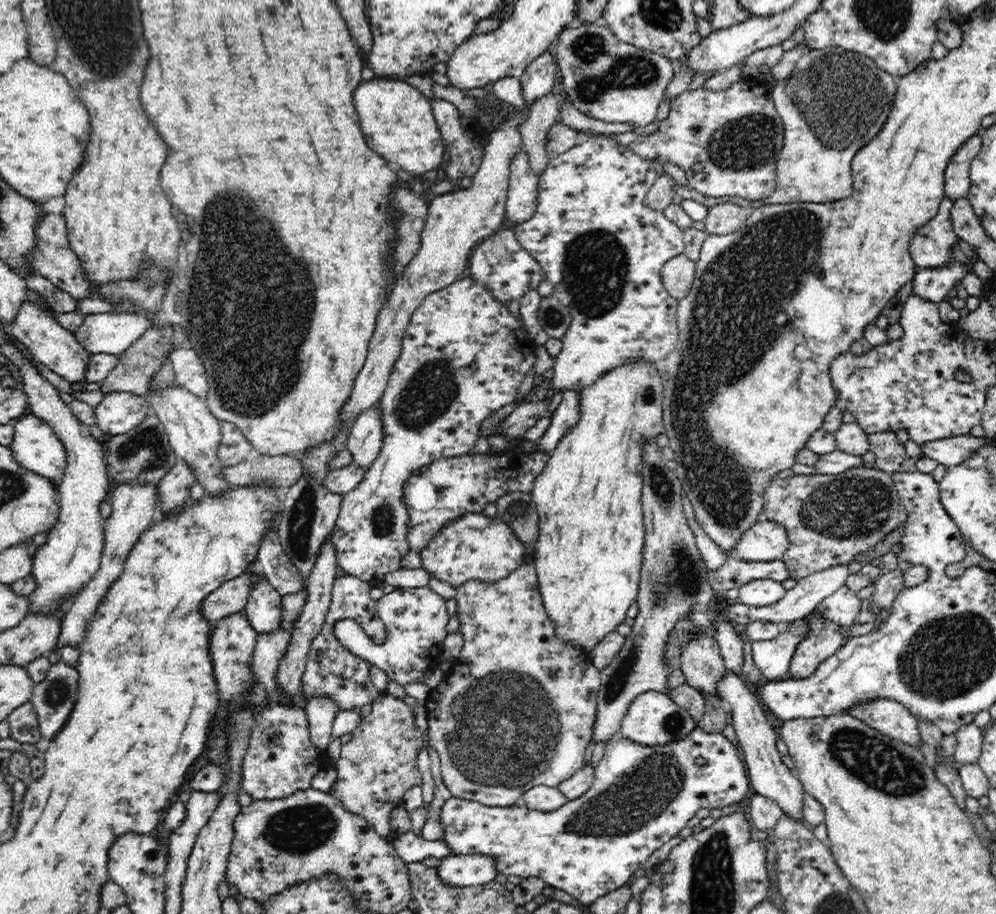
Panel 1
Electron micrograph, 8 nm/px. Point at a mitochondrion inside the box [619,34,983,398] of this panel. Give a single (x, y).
(839, 107)

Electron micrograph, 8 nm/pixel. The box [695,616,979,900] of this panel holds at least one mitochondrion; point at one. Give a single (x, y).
(879, 764)

